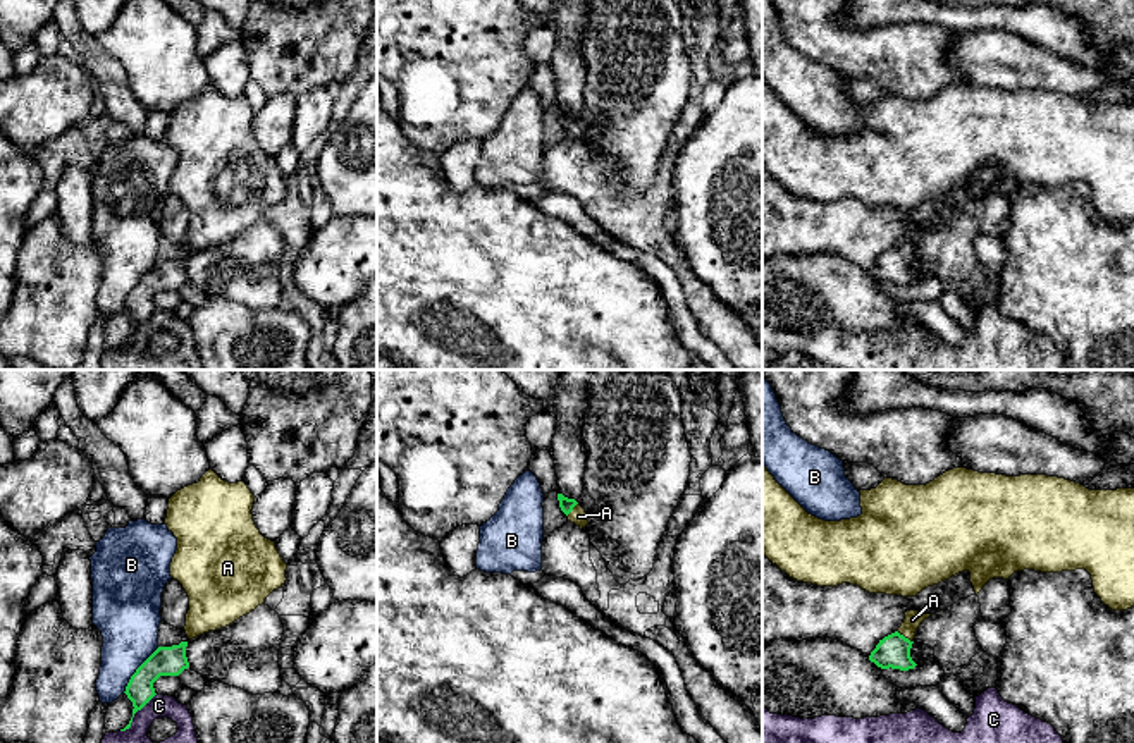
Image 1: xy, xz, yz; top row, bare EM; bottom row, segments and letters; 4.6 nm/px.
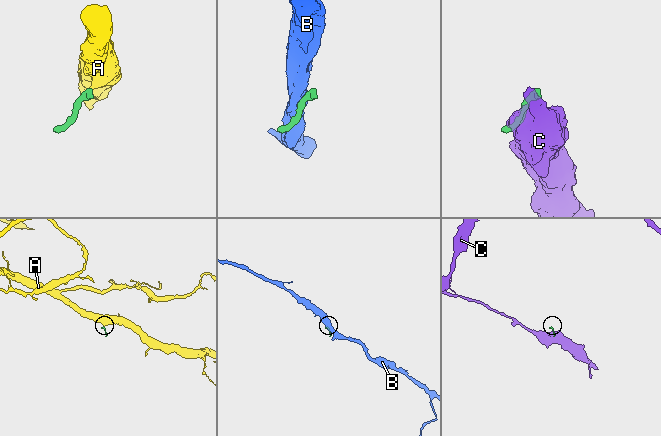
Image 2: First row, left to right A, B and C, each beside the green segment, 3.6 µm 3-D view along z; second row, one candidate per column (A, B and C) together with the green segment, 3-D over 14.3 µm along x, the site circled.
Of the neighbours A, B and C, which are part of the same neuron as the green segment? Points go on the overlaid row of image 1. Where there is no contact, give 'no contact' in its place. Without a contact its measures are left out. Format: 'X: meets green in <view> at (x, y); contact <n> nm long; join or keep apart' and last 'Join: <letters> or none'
A: meets green in yz at (904, 637); contact 90 nm long; join
B: meets green in xy at (136, 669); contact 280 nm long; keep apart
C: meets green in xy at (135, 712); contact 240 nm long; keep apart
Join: A

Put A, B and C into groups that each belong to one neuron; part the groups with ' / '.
A / B / C

